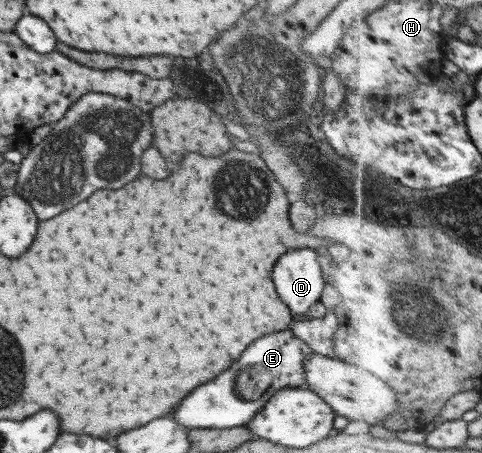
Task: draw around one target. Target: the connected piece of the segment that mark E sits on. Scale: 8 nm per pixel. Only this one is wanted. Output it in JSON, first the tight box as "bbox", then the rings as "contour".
{"bbox":[172,331,314,429],"contour":[[[292,331],[270,333],[254,341],[240,359],[216,379],[194,389],[174,409],[172,418],[188,429],[229,429],[245,426],[256,417],[268,398],[279,389],[306,388],[304,361],[314,355],[308,344],[298,339]]]}

